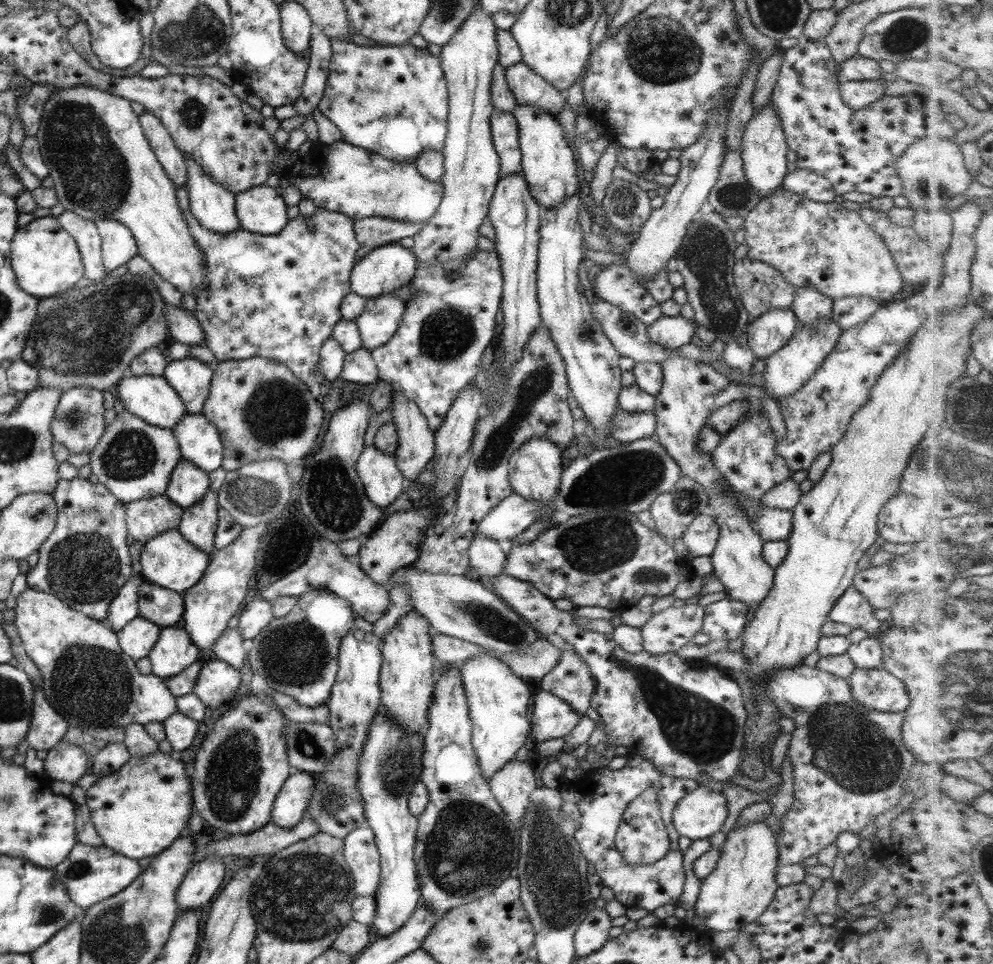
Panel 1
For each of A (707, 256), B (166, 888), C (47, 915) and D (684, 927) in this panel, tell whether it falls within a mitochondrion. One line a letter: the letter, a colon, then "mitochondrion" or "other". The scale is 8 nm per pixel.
A: mitochondrion
B: other
C: mitochondrion
D: other

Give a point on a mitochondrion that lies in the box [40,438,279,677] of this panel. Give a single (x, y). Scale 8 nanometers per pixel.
(84, 568)

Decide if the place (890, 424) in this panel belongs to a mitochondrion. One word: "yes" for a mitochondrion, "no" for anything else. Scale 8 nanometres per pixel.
no

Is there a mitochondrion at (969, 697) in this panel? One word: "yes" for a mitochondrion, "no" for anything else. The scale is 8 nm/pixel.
yes

